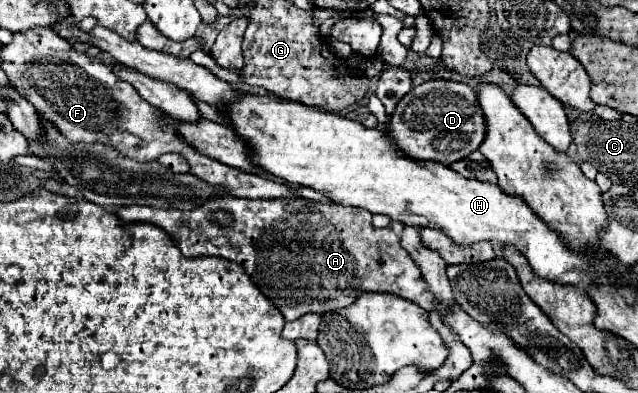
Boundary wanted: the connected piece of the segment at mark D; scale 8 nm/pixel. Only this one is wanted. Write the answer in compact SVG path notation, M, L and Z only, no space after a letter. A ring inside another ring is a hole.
M434 79L420 87L414 87L406 97L402 97L384 125L386 133L394 137L392 141L408 157L418 161L438 161L442 165L452 165L462 157L468 157L482 143L486 125L482 121L482 109L478 109L478 99L472 87L466 83Z

